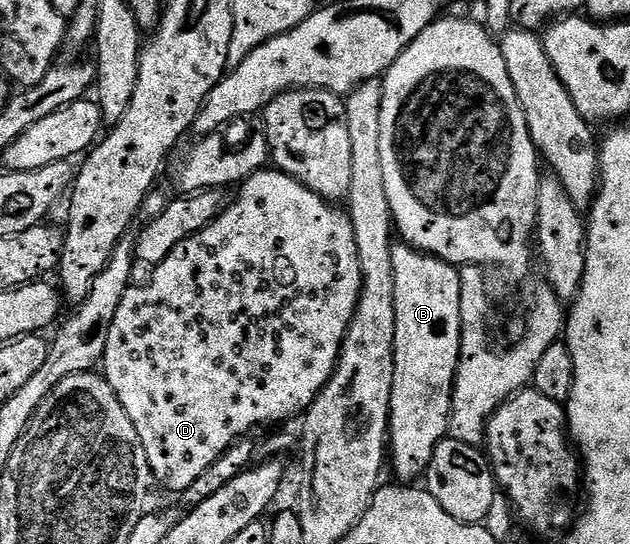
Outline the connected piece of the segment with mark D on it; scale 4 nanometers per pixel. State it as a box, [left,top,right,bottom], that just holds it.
[102,167,363,495]

